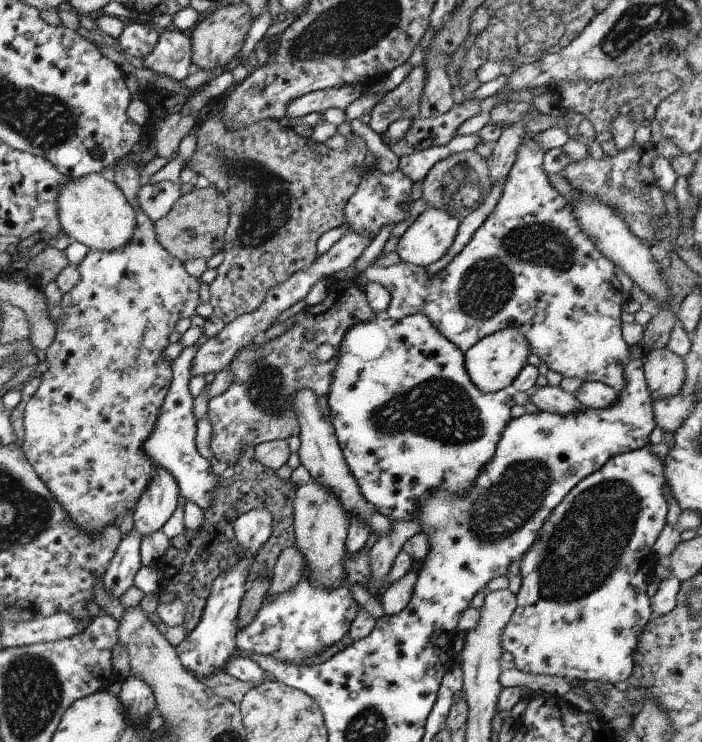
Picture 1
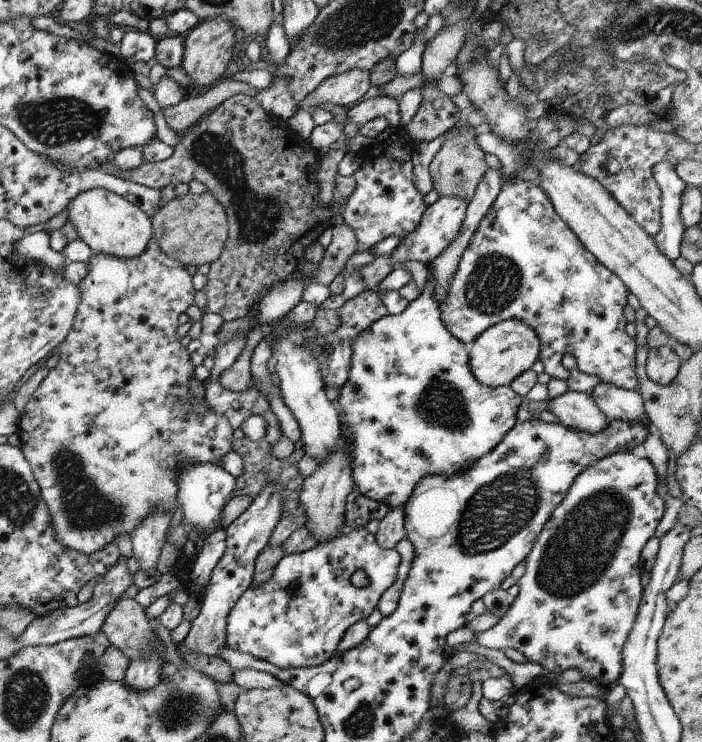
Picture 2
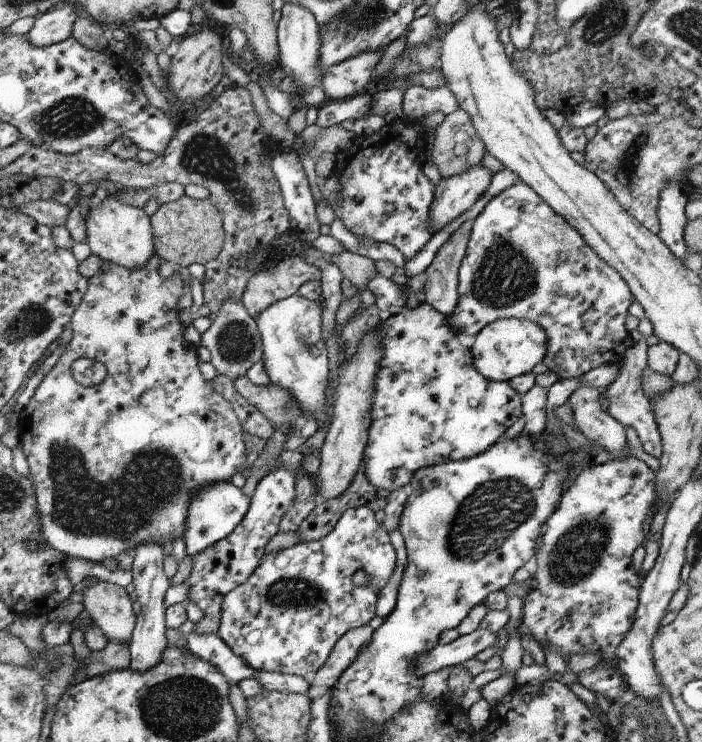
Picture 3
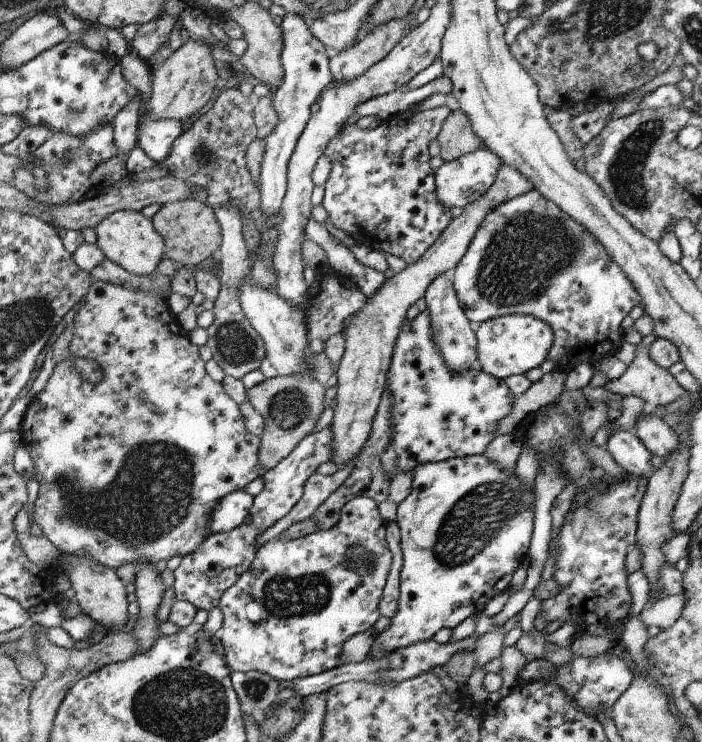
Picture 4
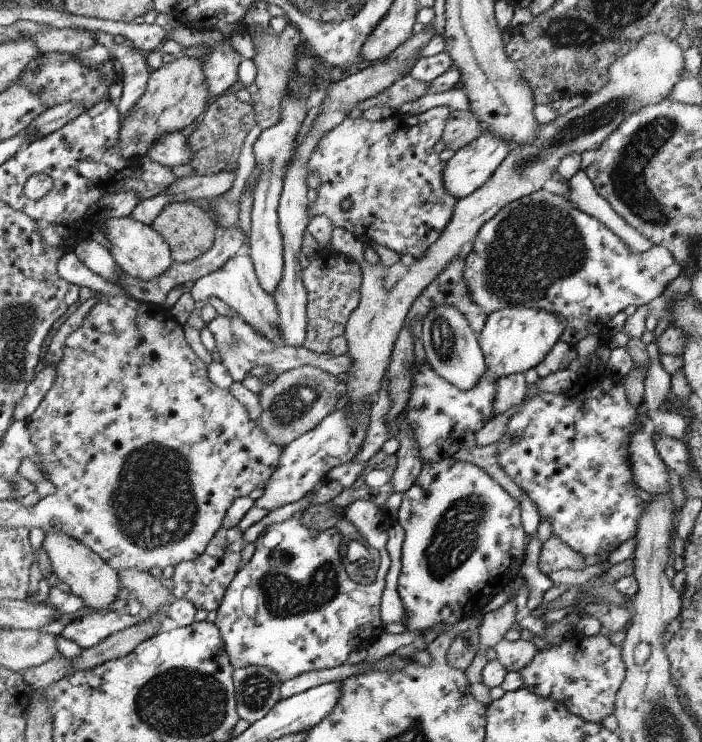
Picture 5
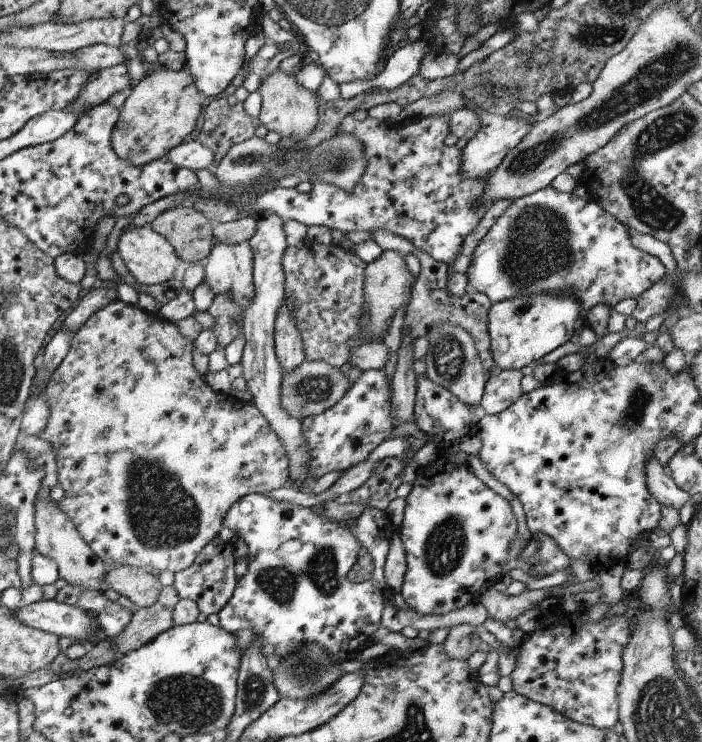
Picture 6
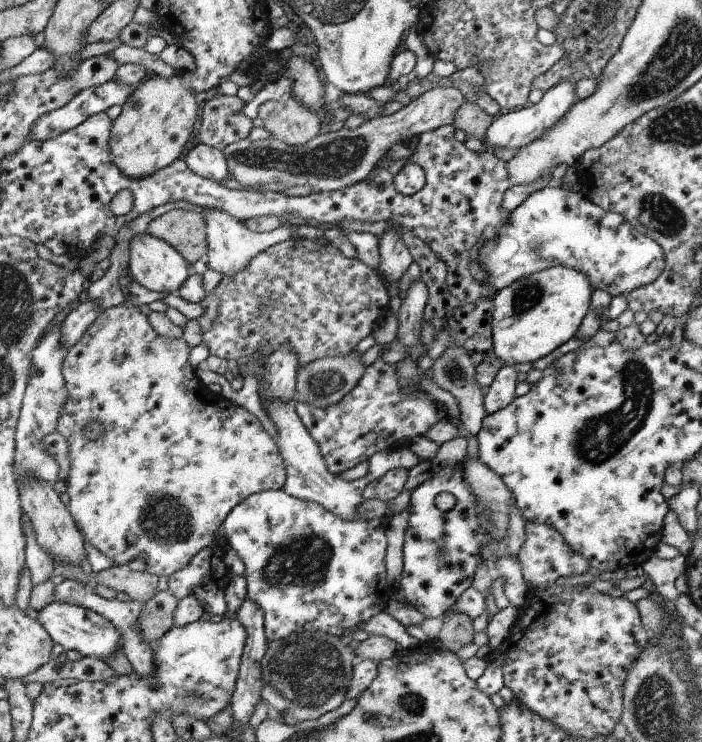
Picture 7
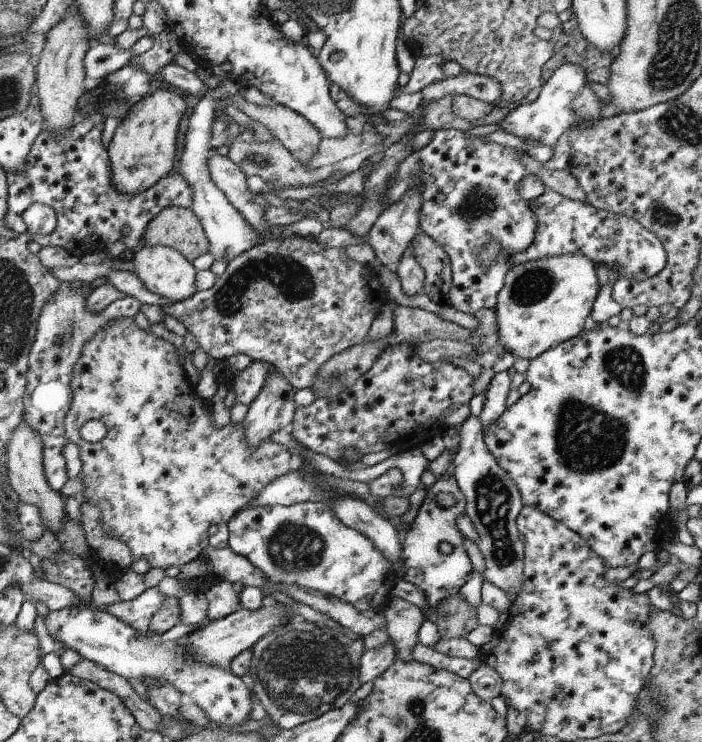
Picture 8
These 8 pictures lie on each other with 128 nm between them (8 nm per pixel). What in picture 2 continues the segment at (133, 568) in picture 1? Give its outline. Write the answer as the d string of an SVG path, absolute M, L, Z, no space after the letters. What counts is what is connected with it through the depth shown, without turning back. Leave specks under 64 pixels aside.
M121 556L120 560L110 570L106 570L102 582L96 584L92 598L88 602L72 608L54 610L44 616L37 616L30 624L30 627L26 628L15 639L15 642L18 642L19 648L36 645L53 645L68 639L96 634L98 630L101 630L101 626L104 624L106 617L112 612L112 608L116 606L116 602L134 584L127 564L128 559Z

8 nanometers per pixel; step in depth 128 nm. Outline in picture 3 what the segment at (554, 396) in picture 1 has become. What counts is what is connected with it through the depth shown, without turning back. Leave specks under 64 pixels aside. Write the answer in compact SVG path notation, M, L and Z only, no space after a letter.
M578 387L568 398L575 426L599 446L606 448L611 458L626 458L628 440L625 426L612 418L600 404L599 388Z

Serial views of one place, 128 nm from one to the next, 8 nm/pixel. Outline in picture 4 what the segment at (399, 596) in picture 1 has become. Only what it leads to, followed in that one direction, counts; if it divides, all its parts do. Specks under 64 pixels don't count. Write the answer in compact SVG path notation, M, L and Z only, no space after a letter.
M394 521L388 526L388 532L386 532L386 542L388 542L387 545L392 553L393 560L379 602L379 613L381 616L388 616L388 618L392 618L396 614L399 604L400 573L403 567L400 536L400 527L397 525L397 521Z

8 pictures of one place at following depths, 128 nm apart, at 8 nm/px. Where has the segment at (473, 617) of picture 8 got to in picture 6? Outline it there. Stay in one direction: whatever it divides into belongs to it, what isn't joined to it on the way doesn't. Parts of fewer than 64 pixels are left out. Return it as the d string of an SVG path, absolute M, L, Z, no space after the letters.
M461 624L450 627L450 632L442 644L450 658L467 661L474 652L478 652L481 643L477 628L469 624Z

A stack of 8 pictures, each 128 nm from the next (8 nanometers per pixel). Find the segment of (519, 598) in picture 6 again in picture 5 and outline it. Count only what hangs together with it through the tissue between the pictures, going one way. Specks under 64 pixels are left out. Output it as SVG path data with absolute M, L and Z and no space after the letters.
M510 599L497 610L484 612L483 620L478 627L479 650L470 667L464 672L470 684L470 693L487 708L492 700L489 689L481 680L482 670L488 664L487 649L494 648L504 639L505 634L513 629L513 625L516 625L517 616L517 604L515 600Z

